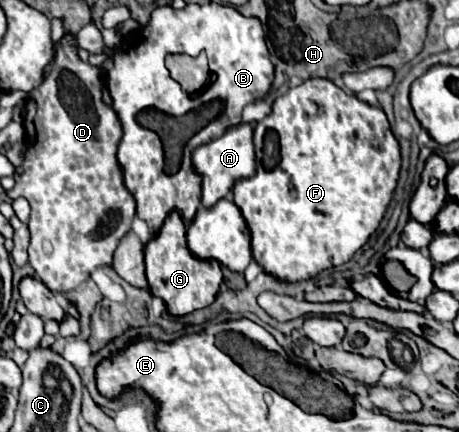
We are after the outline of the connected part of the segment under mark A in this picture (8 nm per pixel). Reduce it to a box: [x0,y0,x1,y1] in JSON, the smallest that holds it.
[192,124,256,208]

